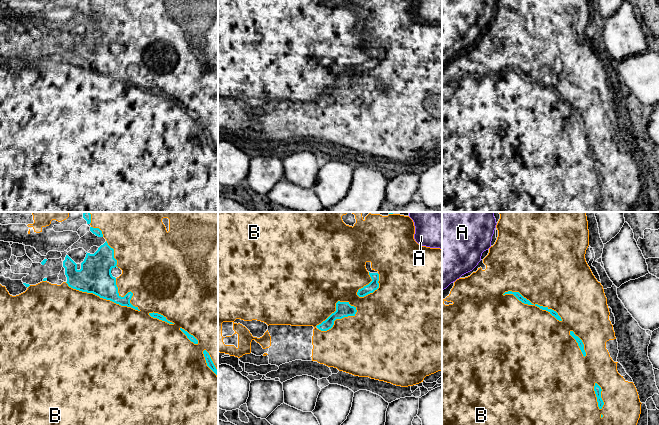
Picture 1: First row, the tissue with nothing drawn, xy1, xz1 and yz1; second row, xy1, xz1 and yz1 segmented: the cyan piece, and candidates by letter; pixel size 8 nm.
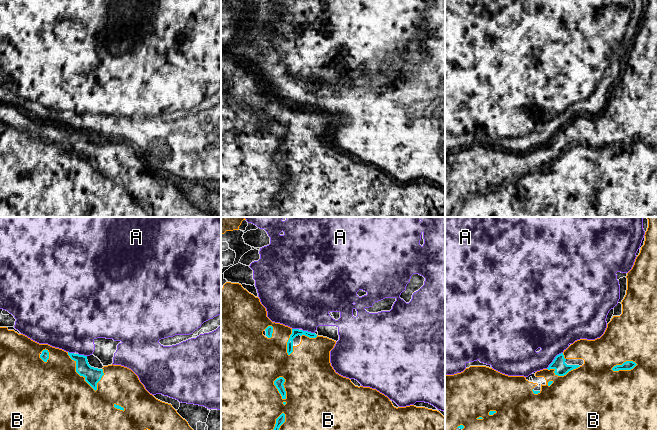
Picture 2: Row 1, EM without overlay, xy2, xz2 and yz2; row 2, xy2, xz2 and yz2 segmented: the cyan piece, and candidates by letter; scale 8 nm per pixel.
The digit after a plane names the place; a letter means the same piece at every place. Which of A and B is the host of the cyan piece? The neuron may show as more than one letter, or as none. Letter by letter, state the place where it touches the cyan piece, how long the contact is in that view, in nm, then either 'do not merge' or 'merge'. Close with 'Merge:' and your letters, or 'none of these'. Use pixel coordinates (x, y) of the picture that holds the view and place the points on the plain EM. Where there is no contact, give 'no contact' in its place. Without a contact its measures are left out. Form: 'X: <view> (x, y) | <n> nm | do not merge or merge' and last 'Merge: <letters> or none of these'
A: yz2 (554, 135) | 190 nm | do not merge
B: xy1 (103, 74) | 650 nm | merge
Merge: B

